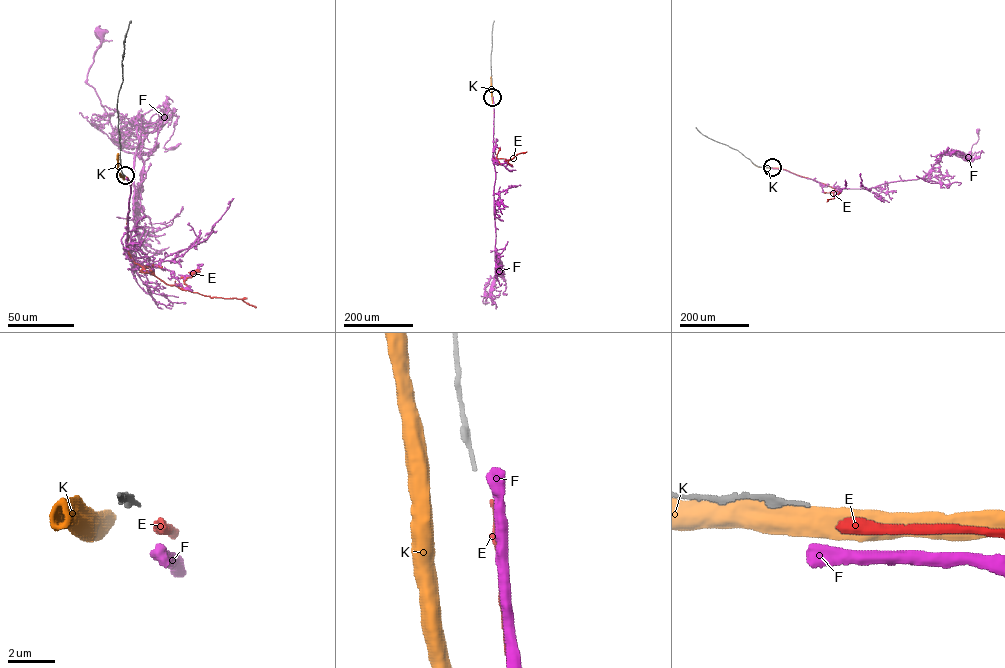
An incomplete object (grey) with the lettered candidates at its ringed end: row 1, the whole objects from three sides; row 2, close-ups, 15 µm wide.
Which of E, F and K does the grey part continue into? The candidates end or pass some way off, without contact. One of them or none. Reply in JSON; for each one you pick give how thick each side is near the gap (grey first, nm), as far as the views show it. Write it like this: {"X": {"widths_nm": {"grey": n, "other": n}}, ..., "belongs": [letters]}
{"belongs": []}

